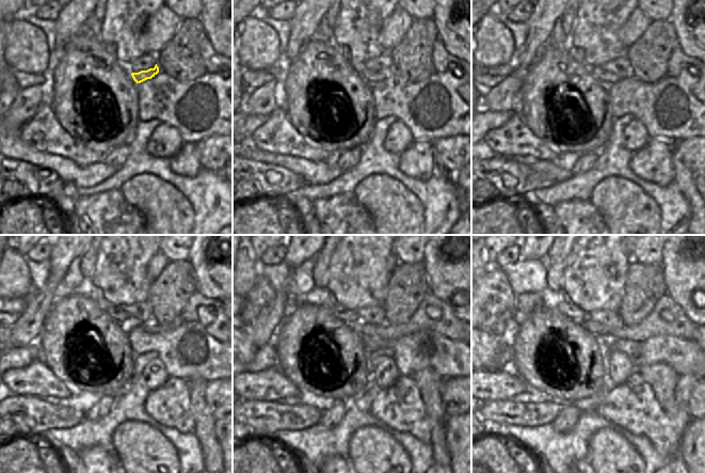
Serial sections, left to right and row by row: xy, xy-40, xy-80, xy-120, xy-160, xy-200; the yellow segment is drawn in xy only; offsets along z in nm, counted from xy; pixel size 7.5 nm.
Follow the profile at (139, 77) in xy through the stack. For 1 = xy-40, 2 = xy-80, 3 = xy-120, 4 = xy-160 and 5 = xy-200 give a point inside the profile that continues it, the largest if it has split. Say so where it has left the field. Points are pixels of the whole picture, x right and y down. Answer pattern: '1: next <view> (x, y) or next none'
1: next xy-40 (371, 77)
2: next xy-80 (606, 78)
3: next xy-120 (87, 289)
4: next xy-160 (321, 297)
5: next xy-200 (551, 299)

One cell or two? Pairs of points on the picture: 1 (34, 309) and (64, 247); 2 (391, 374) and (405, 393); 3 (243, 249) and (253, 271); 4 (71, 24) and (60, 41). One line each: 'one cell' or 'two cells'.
1: one cell
2: two cells
3: one cell
4: one cell

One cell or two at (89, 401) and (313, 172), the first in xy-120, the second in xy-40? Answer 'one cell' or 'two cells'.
one cell

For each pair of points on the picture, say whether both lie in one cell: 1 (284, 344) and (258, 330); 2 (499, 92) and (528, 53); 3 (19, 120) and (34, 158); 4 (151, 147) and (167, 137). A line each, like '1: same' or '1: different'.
1: different
2: same
3: same
4: same

